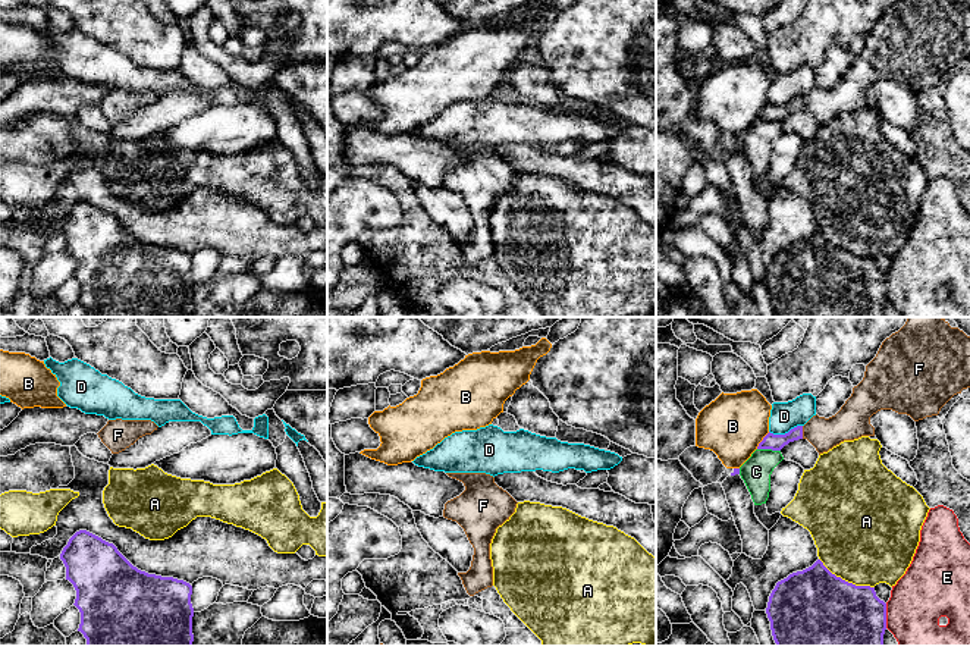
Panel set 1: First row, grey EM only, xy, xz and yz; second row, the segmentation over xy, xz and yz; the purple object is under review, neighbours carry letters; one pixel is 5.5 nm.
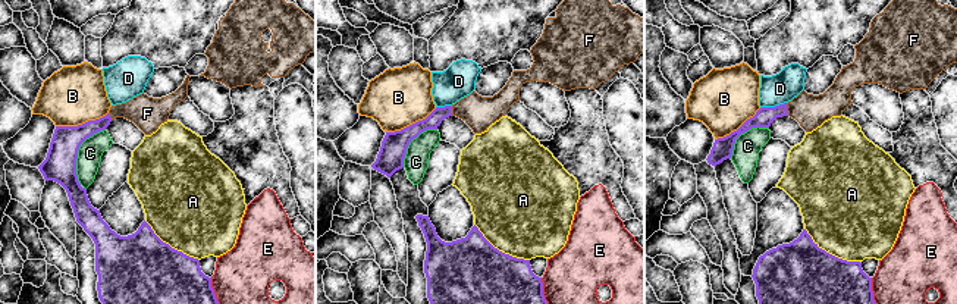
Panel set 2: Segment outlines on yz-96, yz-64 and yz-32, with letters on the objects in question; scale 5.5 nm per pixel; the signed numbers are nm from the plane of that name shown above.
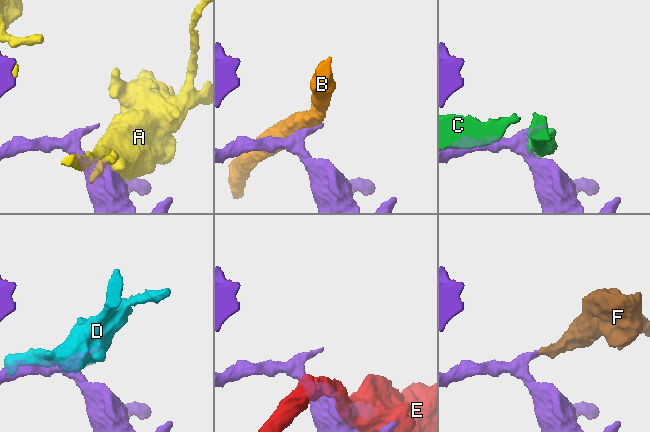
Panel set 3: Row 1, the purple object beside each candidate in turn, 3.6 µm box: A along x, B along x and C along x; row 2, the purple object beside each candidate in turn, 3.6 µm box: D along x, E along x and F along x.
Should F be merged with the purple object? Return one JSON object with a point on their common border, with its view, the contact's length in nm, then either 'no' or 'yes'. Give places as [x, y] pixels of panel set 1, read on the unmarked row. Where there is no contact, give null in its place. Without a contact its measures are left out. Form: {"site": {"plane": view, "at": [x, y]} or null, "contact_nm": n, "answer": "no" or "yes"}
{"site": {"plane": "yz", "at": [801, 103]}, "contact_nm": 70, "answer": "yes"}

